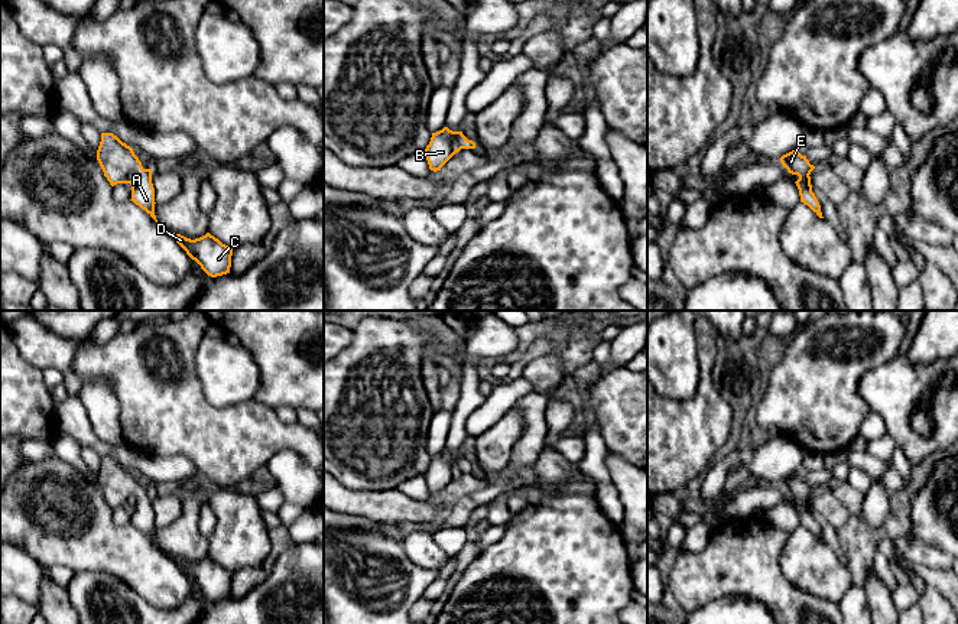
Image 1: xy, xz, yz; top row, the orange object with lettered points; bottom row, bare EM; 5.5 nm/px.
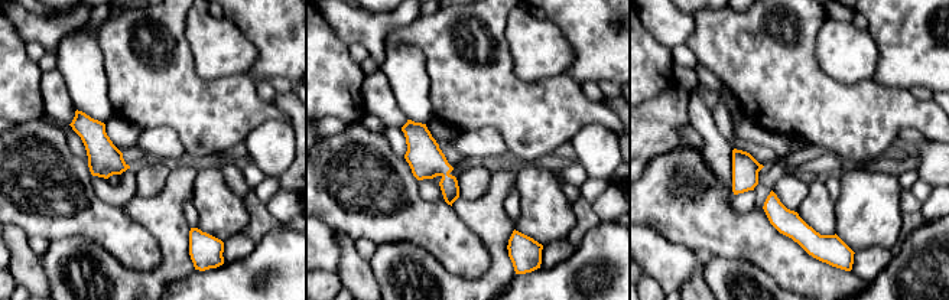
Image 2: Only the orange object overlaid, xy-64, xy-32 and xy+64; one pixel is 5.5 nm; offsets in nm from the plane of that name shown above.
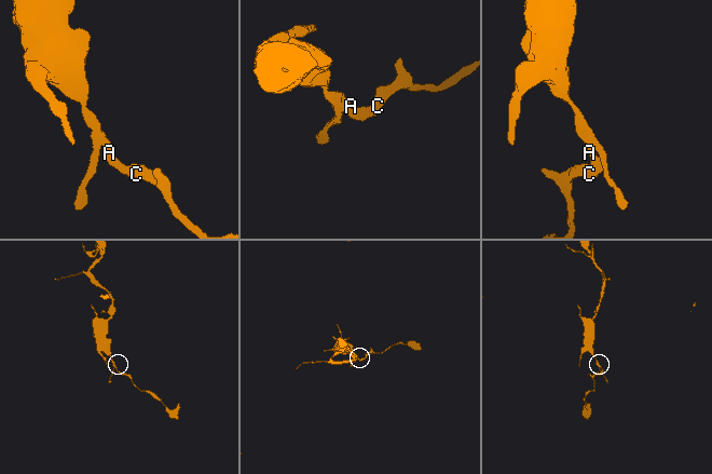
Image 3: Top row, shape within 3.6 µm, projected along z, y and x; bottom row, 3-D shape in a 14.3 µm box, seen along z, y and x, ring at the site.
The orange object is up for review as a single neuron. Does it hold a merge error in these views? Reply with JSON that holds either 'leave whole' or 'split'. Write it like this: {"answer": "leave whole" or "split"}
{"answer": "leave whole"}

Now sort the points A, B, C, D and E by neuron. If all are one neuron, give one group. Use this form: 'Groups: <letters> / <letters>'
Groups: A B C D E

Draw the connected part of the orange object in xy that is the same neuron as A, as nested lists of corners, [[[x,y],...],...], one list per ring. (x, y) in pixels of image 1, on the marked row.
[[[101,133],[97,160],[111,186],[117,183],[131,185],[131,199],[144,209],[156,222],[155,188],[152,169],[144,169],[133,149],[113,133]]]

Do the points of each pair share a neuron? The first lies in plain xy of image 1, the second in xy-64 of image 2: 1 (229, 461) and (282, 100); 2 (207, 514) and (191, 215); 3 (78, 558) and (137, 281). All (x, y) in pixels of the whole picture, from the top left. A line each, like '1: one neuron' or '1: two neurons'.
1: two neurons
2: one neuron
3: two neurons

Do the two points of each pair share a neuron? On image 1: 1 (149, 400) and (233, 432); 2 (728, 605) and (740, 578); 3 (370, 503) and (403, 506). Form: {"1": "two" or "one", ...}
{"1": "one", "2": "two", "3": "one"}

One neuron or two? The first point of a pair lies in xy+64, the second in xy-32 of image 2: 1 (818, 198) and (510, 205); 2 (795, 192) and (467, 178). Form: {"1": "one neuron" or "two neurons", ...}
{"1": "two neurons", "2": "one neuron"}

